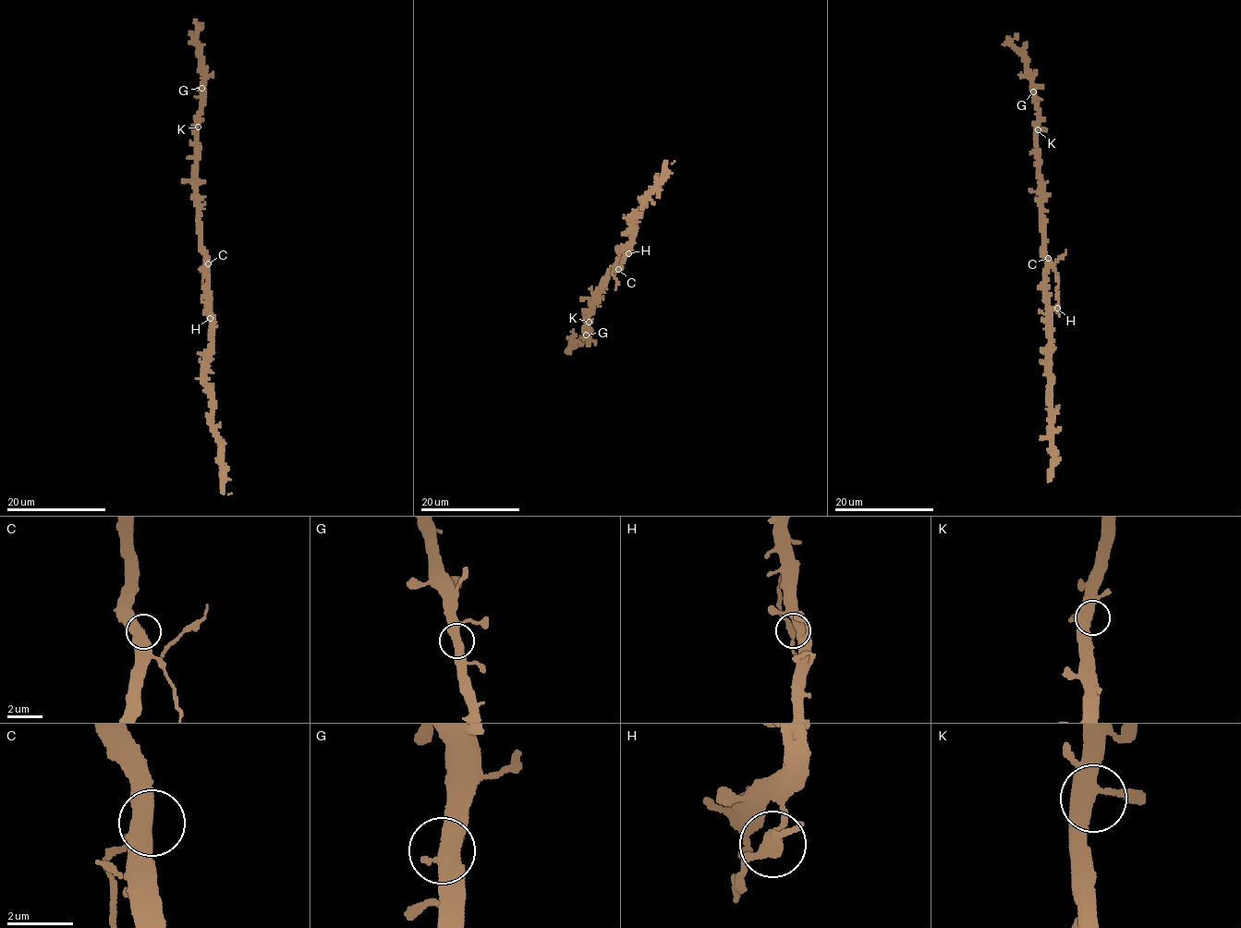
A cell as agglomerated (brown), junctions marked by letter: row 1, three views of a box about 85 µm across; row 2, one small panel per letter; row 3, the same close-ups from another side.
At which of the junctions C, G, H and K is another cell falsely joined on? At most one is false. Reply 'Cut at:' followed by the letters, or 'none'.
Cut at: H

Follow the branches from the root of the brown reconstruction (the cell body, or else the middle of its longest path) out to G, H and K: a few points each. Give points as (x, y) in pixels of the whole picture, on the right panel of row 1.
G: (1045, 260), (1037, 108), (1033, 91)
H: (1045, 260), (1047, 305), (1057, 308)
K: (1045, 260), (1038, 129)

